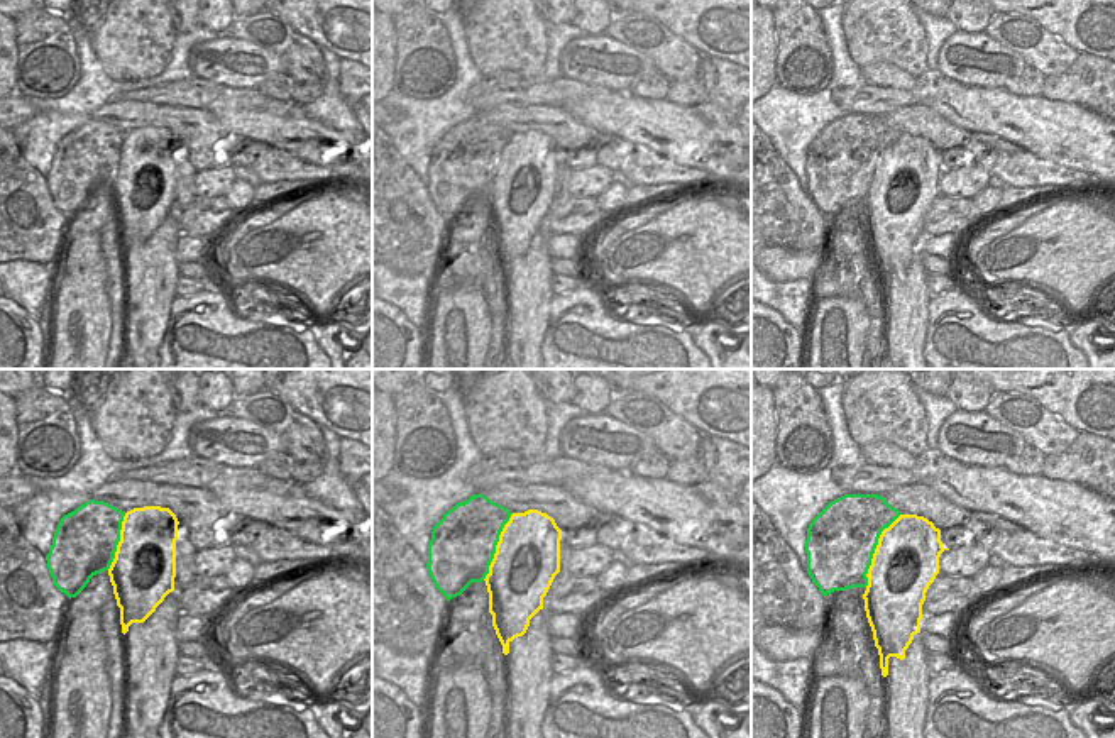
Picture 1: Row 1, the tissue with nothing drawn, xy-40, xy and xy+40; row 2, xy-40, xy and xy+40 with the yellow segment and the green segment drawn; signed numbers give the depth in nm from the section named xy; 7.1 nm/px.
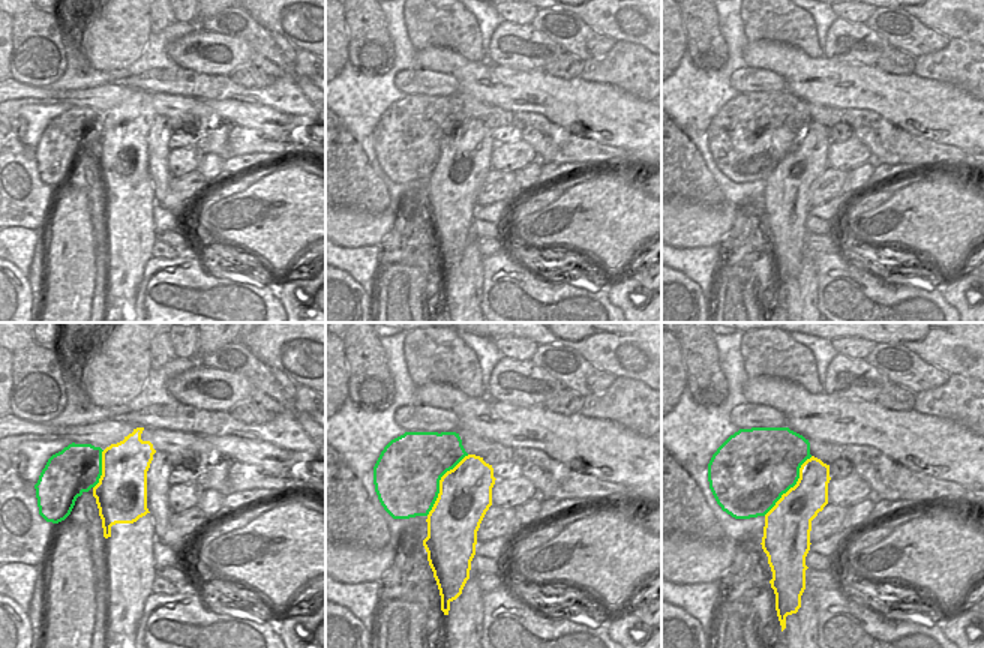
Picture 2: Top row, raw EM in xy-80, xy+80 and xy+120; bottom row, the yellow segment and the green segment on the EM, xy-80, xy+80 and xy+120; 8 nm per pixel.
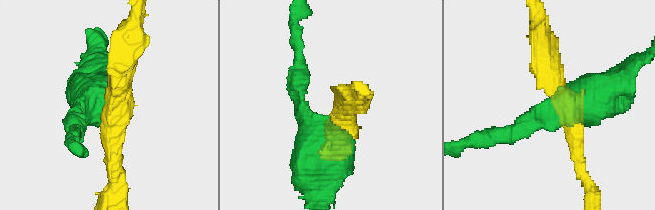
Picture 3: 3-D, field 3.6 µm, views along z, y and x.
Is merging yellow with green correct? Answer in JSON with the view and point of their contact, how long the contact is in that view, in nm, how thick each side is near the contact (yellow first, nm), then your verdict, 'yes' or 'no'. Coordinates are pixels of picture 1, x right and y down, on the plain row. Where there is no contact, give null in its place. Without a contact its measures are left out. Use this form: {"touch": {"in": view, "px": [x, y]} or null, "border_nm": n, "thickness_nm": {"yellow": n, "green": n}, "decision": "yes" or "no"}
{"touch": {"in": "xy+40", "px": [875, 171]}, "border_nm": 600, "thickness_nm": {"yellow": 480, "green": 480}, "decision": "no"}

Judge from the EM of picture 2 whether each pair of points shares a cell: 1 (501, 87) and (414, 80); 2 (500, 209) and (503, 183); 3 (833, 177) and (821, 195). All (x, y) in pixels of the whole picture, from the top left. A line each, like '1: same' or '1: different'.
1: different
2: different
3: same

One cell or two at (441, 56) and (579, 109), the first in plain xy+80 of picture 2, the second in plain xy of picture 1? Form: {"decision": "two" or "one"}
{"decision": "one"}

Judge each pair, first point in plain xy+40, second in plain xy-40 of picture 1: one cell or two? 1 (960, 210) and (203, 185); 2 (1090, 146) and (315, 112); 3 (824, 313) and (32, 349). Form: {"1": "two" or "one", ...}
{"1": "two", "2": "two", "3": "two"}

